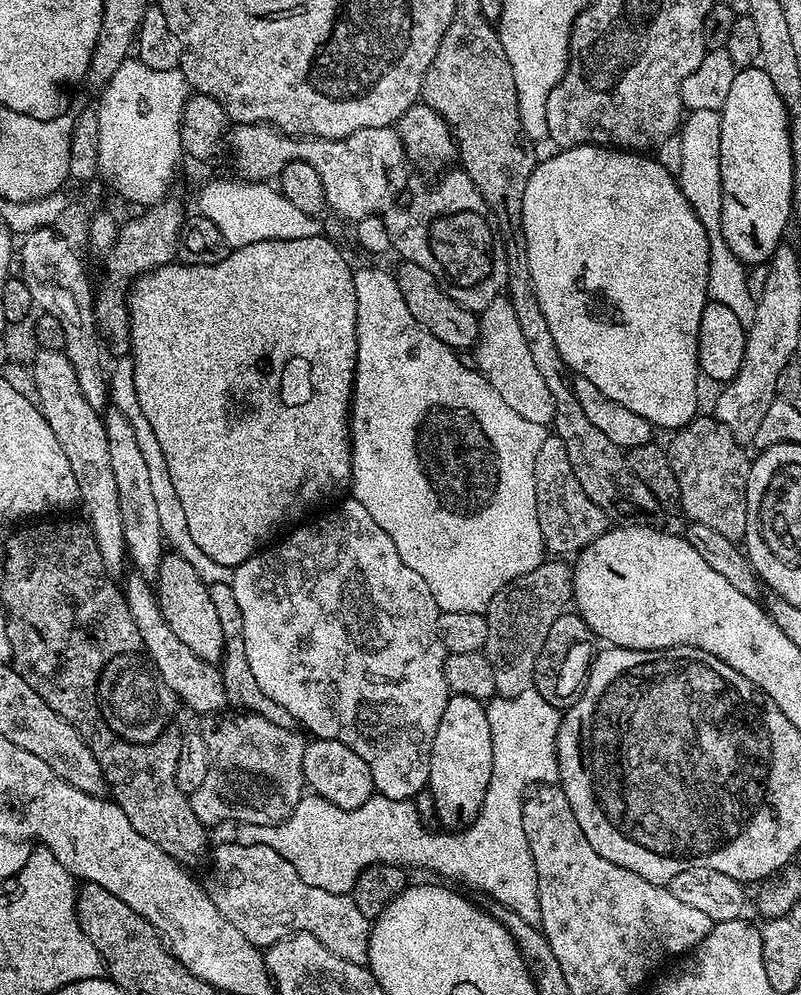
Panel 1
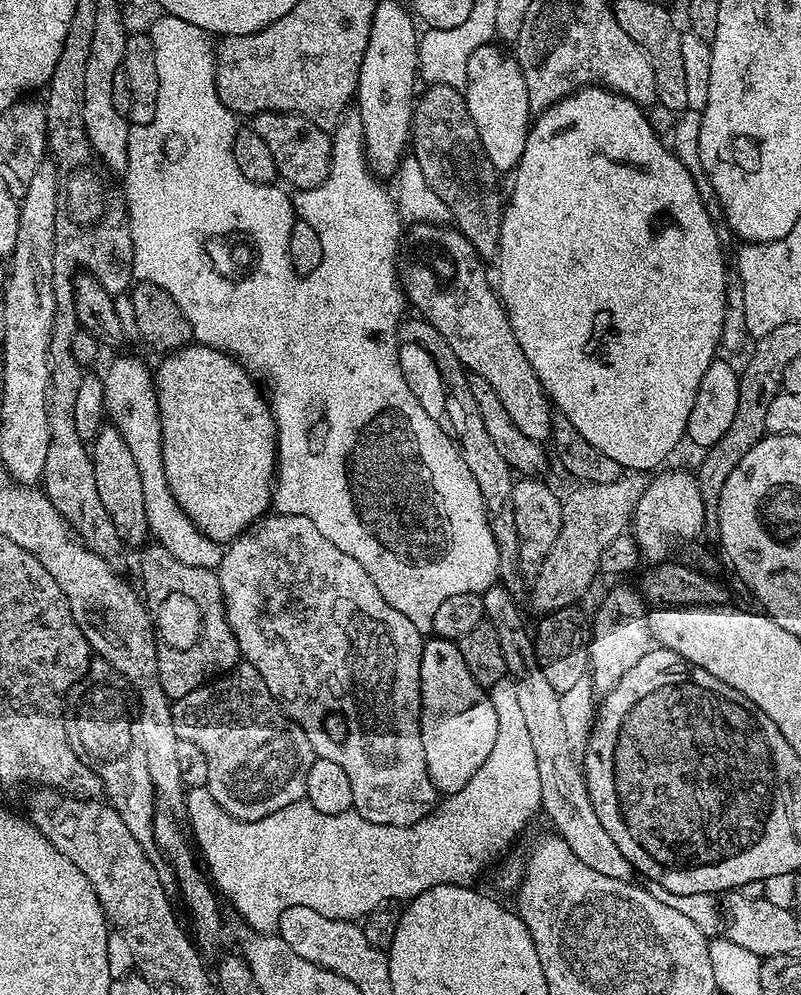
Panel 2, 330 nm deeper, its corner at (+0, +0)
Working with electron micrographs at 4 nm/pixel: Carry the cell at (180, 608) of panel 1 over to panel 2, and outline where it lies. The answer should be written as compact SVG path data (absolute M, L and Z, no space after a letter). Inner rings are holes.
M101 427L95 439L91 441L90 455L94 478L97 480L98 497L104 507L103 515L108 516L114 524L114 529L125 545L143 545L150 536L146 518L146 498L142 498L142 474L138 474L138 462L134 462L134 454L130 454L126 438L122 438L117 428Z

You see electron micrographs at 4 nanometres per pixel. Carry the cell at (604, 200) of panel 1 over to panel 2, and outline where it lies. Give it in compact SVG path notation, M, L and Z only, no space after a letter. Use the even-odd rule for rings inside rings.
M593 86L562 97L531 121L525 150L514 169L516 181L512 184L512 201L509 204L507 201L500 221L498 295L514 330L514 338L518 338L522 354L526 354L530 366L534 366L555 411L569 420L590 446L602 450L606 458L614 458L621 469L647 473L648 468L659 469L659 464L675 450L676 443L685 439L690 410L694 410L694 398L698 394L698 382L702 382L702 374L706 374L712 361L717 359L716 350L721 347L730 268L724 265L726 248L716 233L717 221L706 210L690 170L682 166L665 141L664 144L660 141L644 112L645 109L633 100L607 88Z

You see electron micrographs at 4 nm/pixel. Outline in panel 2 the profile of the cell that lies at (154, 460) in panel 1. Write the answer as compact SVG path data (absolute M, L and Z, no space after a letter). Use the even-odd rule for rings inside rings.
M120 356L109 366L108 373L103 373L102 379L107 419L111 427L117 428L122 438L126 438L130 454L134 454L134 462L138 462L138 474L142 474L142 498L146 498L146 518L151 539L170 550L178 562L186 562L186 566L219 569L225 545L206 538L206 534L202 534L198 526L190 522L182 506L178 506L174 494L170 494L162 466L162 426L150 368L148 372L147 366L136 356Z

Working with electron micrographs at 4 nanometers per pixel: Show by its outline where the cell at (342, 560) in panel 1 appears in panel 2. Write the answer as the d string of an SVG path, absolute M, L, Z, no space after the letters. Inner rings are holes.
M268 514L256 521L243 536L237 536L224 549L224 557L218 569L220 589L224 595L224 613L232 627L232 633L240 647L240 655L247 663L262 674L262 682L280 701L281 708L288 713L288 717L310 738L313 753L319 758L330 758L346 770L350 777L350 790L354 790L353 809L359 816L366 818L366 822L378 822L382 826L402 826L409 828L416 824L423 816L427 816L438 803L438 793L430 782L426 770L426 754L422 750L420 737L420 659L424 649L425 637L406 618L406 614L398 614L382 594L378 594L378 586L362 568L362 562L350 558L346 550L338 550L334 542L330 542L305 516L281 516Z

